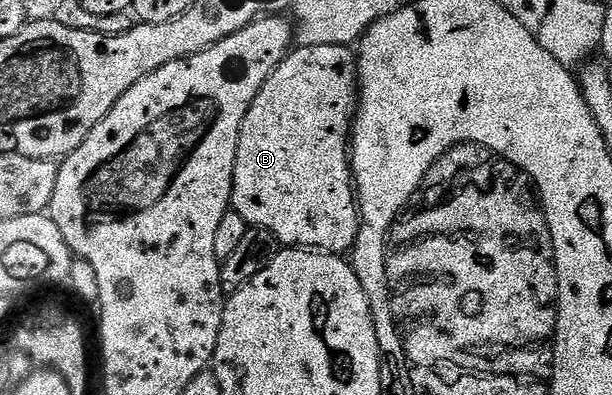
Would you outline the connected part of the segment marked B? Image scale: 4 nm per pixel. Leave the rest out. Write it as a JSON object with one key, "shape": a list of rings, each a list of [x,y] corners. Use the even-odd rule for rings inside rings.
{"shape":[[[304,45],[292,48],[287,57],[269,75],[261,87],[257,99],[245,115],[241,135],[237,143],[237,163],[233,167],[233,187],[231,188],[231,209],[247,221],[248,226],[269,231],[278,239],[280,246],[313,249],[325,253],[343,255],[354,250],[355,240],[359,234],[361,218],[357,204],[355,183],[351,175],[351,131],[353,118],[357,112],[357,94],[359,91],[359,71],[357,57],[346,45]]]}

